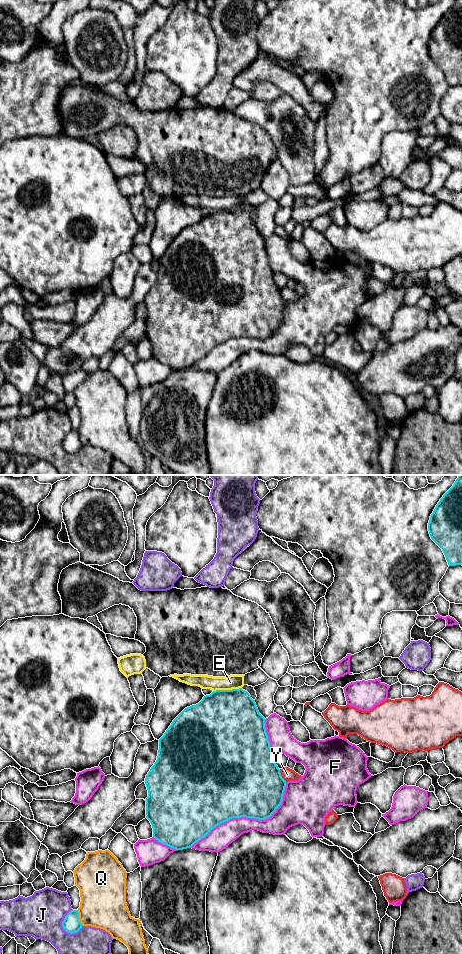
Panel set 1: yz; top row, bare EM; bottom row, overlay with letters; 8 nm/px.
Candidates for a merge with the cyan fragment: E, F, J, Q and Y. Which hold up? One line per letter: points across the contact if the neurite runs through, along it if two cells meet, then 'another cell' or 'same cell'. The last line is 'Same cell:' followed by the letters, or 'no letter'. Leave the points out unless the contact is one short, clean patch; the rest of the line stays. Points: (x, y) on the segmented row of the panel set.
E: border along yz (241, 687), (213, 691); another cell
F: another cell
J: another cell
Q: another cell
Y: another cell
Same cell: no letter

